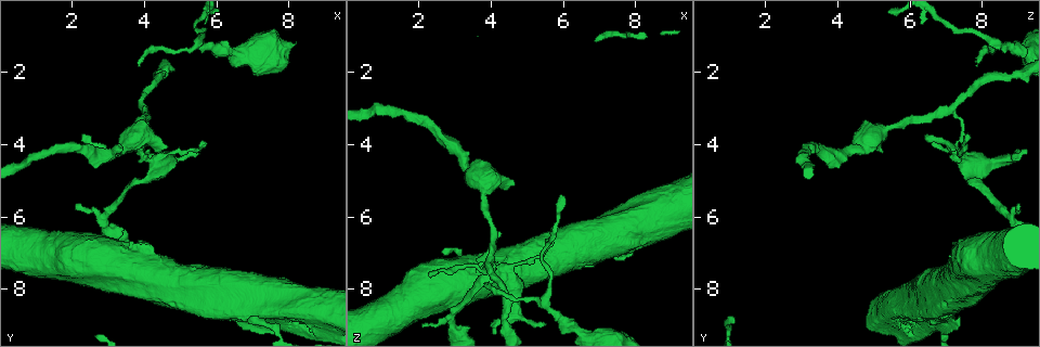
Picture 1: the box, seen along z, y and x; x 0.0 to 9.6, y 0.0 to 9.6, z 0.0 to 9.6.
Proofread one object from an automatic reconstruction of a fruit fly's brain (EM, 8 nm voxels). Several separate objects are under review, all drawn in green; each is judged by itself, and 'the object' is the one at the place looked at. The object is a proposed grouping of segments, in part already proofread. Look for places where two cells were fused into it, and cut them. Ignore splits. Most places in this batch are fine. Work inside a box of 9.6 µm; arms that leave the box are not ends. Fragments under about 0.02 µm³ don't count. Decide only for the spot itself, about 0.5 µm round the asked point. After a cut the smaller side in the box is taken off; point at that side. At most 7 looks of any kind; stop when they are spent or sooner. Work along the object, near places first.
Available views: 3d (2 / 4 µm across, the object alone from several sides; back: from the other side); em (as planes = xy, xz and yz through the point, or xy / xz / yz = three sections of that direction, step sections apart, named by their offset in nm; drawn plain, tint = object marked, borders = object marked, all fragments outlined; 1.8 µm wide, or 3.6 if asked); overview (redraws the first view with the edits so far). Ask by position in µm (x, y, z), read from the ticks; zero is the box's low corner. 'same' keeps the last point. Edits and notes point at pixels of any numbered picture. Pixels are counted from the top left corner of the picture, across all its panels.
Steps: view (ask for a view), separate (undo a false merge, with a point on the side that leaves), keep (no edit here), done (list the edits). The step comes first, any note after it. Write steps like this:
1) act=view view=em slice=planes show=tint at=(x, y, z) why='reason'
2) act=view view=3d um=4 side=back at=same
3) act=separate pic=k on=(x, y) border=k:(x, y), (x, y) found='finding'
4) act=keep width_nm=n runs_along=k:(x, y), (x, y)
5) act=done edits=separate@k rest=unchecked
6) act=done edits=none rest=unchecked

act=view view=em um=3.6 slice=planes show=plain at=(2.90, 6.25, 8.90) why='sudden change in width'

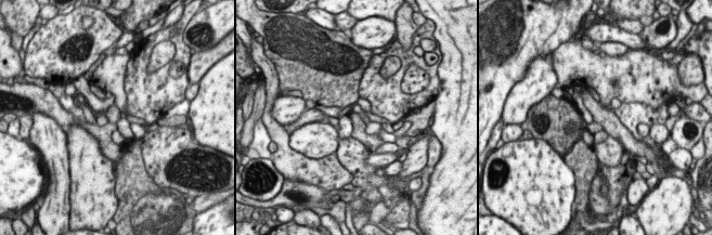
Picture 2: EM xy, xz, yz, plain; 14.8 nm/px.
act=view view=em um=3.6 slice=planes show=tint at=same why='where the object lies'

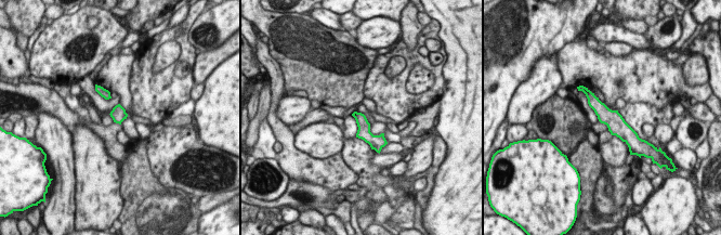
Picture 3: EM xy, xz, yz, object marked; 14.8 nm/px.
act=keep width_nm=190 runs_along=3:(588, 93), (592, 101), (628, 139) found='one cell here'

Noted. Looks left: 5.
act=view view=3d um=2 at=(4.05, 3.00, 7.15) why='thin neck'

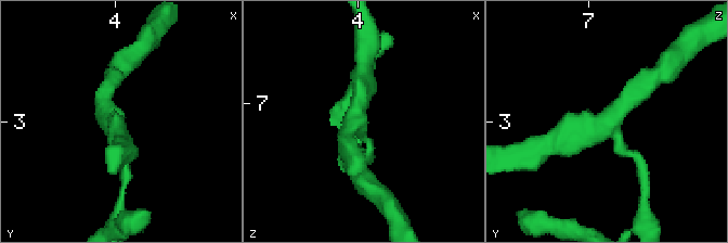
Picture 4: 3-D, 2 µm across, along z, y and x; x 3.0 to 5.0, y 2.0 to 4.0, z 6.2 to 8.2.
act=view view=em slice=planes show=tint at=(4.02, 3.04, 7.12) arms=3

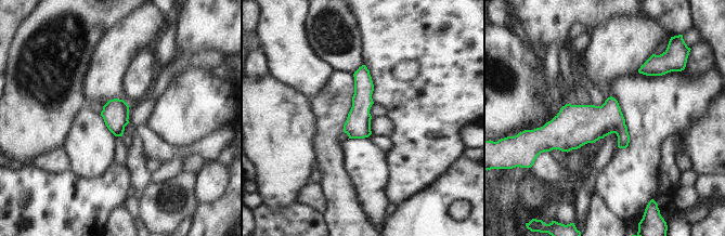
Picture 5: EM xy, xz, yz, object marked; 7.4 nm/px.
act=keep runs_along=5:(363, 68), (359, 120), (351, 135) found='continuous, no second cell'

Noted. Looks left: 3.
act=view view=3d um=2 at=(4.75, 4.45, 8.75) why='abrupt turn'

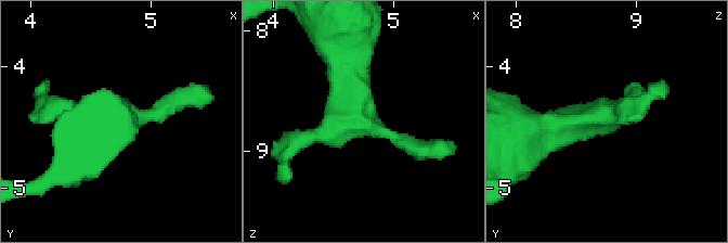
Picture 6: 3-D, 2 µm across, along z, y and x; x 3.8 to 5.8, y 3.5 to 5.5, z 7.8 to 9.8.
act=view view=em slice=planes show=tint at=(4.72, 4.46, 8.70) why='shape alone is not enough'

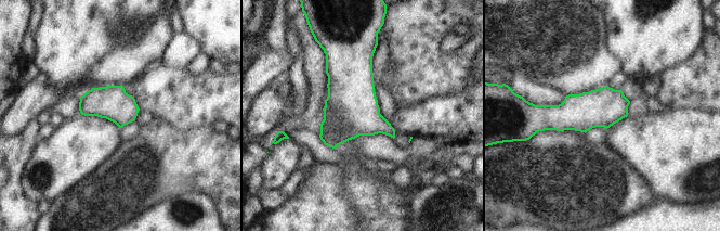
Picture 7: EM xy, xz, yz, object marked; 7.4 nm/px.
act=keep found='one cell here'

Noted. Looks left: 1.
act=done edits=none rest=unchecked

